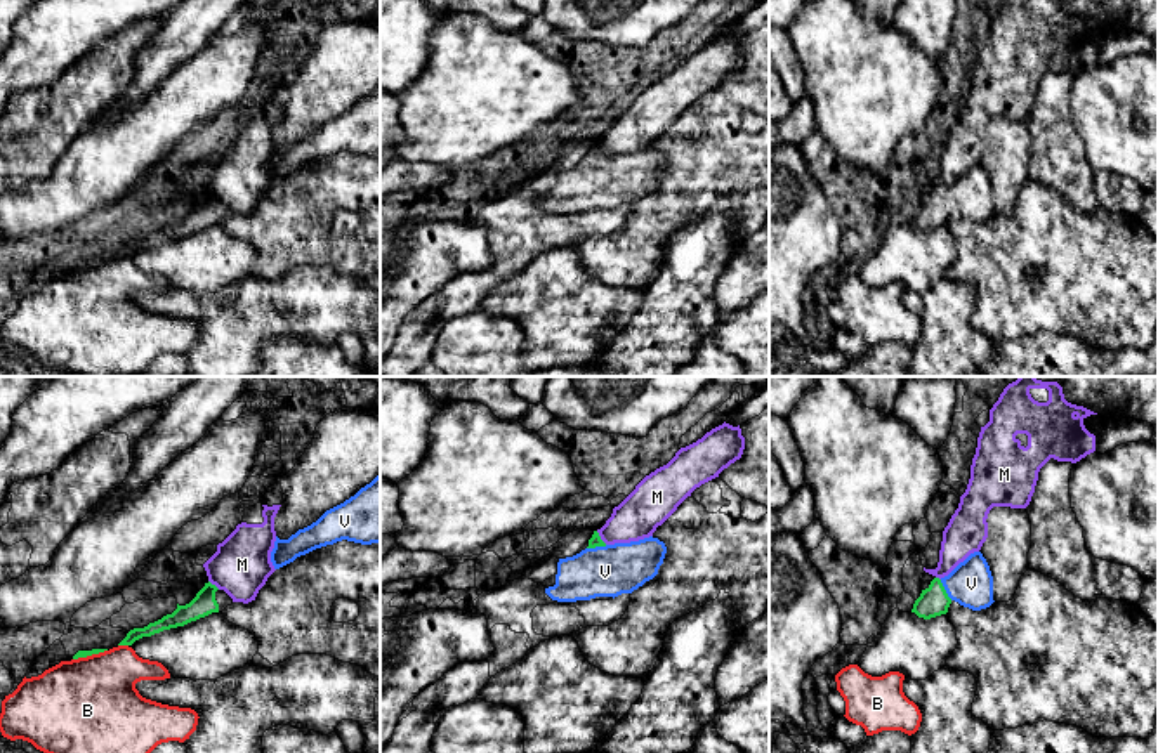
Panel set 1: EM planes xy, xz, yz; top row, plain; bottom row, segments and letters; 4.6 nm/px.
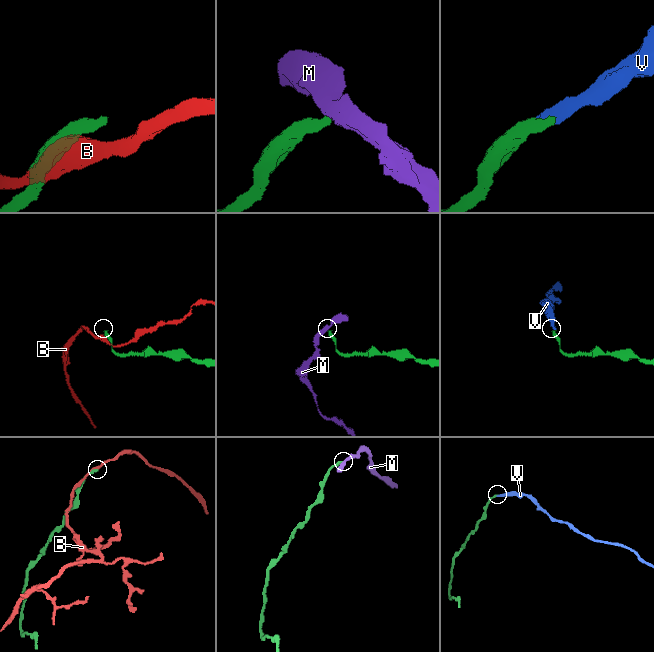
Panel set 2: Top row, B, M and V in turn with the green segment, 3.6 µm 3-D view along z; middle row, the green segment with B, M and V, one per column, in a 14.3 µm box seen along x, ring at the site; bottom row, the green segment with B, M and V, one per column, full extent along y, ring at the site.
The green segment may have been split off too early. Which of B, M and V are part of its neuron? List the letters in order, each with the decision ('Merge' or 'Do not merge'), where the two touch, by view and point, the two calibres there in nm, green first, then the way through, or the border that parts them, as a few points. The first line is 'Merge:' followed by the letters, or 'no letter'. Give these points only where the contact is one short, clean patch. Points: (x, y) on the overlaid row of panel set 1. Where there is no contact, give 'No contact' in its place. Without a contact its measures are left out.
Merge: V
B: Do not merge. Touches green at xy (124, 644). Thickness 70 nm (green) against 340 nm
M: Do not merge. Touches green at xz (599, 538). Thickness 50 nm (green) against 200 nm. Boundary: xz (596, 531), (606, 543)
V: Merge. Touches green at yz (945, 590). Thickness 140 nm (green) against 200 nm. Path across: yz (933, 601), (945, 590), (971, 583)

